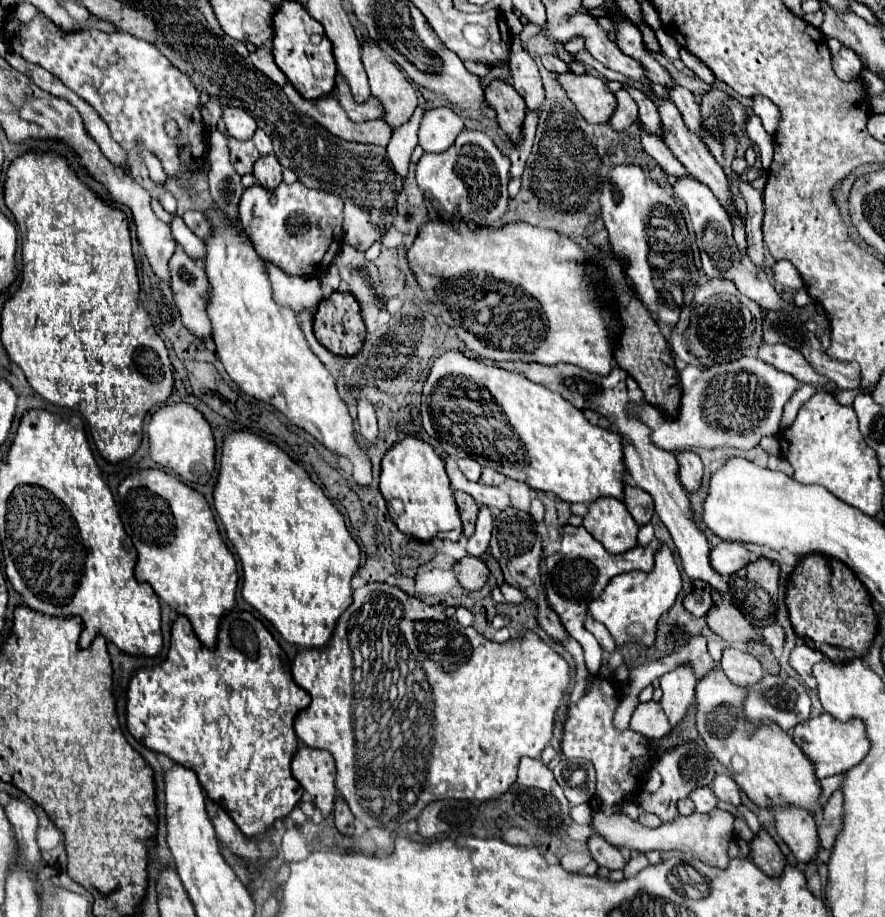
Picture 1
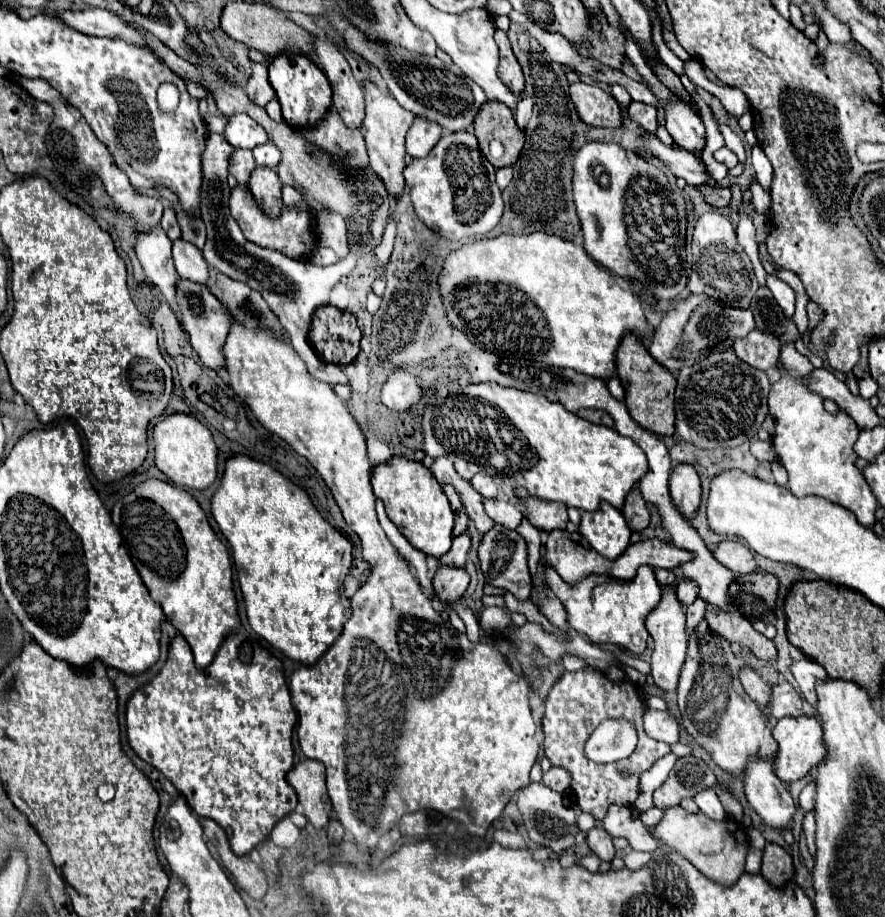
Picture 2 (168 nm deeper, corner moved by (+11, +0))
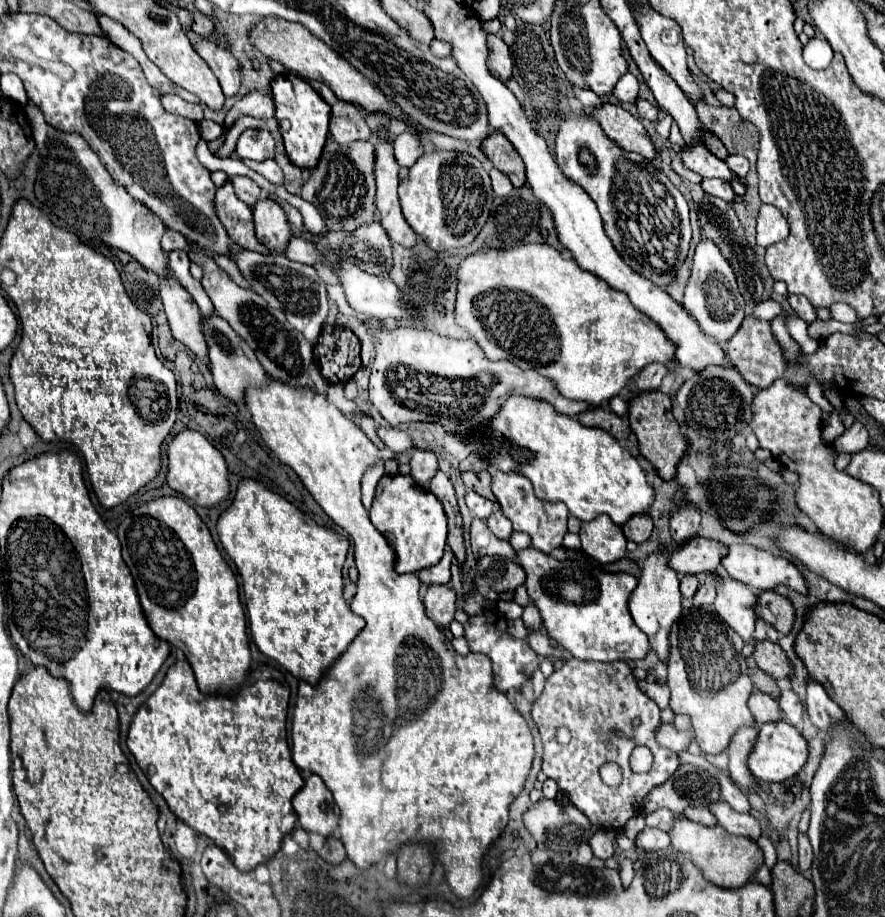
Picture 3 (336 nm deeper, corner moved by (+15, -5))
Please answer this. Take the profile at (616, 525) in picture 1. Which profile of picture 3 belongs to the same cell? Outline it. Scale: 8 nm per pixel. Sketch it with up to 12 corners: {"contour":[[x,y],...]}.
{"contour":[[604,514],[582,522],[582,550],[600,564],[626,554],[622,528]]}

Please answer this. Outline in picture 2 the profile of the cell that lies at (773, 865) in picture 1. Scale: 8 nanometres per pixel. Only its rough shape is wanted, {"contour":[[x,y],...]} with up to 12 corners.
{"contour":[[768,843],[762,875],[780,889],[794,881],[792,857]]}

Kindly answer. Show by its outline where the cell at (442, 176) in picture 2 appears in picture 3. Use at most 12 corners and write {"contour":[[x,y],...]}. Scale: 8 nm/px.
{"contour":[[406,130],[394,156],[410,168],[398,196],[436,252],[468,246],[494,190],[468,152],[424,152]]}

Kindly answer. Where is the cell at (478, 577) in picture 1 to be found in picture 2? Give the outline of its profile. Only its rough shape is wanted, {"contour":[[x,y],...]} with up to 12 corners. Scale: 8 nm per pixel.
{"contour":[[438,569],[440,603],[458,601],[470,583],[464,569]]}

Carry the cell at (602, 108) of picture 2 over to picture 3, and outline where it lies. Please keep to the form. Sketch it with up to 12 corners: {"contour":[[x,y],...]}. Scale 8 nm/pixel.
{"contour":[[616,104],[592,114],[624,150],[648,160],[656,150],[642,122]]}

